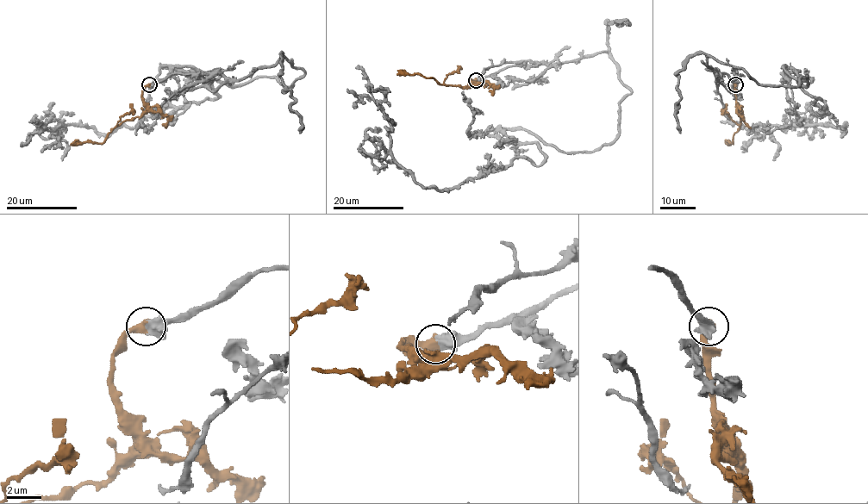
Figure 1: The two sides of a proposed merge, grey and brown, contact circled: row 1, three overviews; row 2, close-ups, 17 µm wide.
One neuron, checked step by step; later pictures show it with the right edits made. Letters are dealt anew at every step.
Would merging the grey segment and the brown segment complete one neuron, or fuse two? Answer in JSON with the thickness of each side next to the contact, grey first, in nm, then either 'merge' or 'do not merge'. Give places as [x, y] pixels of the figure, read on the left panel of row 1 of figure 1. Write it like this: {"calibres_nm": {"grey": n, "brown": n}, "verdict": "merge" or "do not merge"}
{"calibres_nm": {"grey": 480, "brown": 550}, "verdict": "merge"}

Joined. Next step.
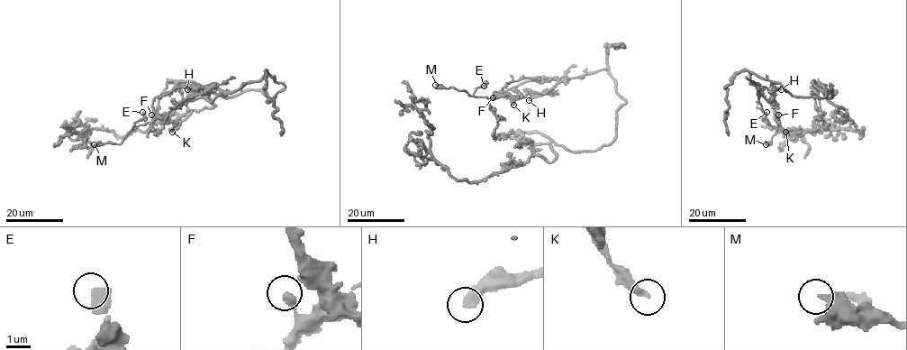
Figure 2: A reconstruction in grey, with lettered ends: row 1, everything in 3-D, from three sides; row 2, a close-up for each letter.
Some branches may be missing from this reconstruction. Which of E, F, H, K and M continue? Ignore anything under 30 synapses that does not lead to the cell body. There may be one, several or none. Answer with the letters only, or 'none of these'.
H

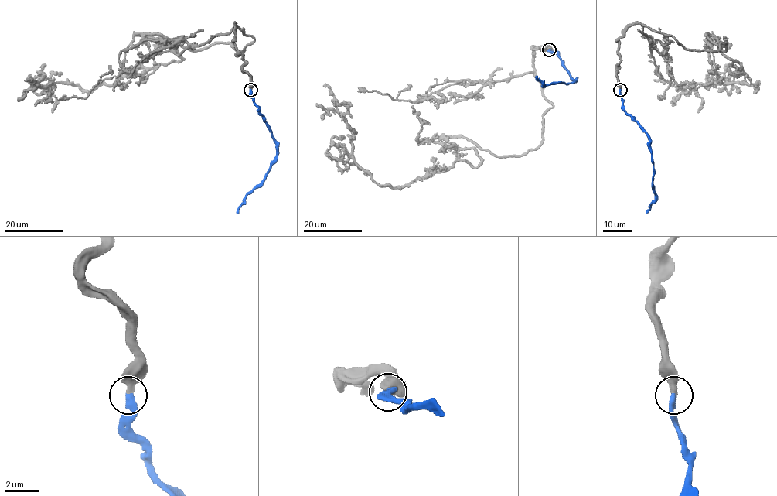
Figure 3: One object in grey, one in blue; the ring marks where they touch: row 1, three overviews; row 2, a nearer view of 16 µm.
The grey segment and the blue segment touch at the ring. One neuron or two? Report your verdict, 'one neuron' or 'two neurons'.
one neuron

